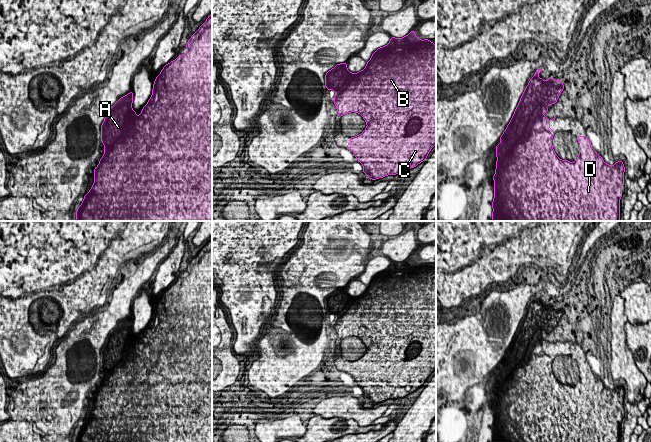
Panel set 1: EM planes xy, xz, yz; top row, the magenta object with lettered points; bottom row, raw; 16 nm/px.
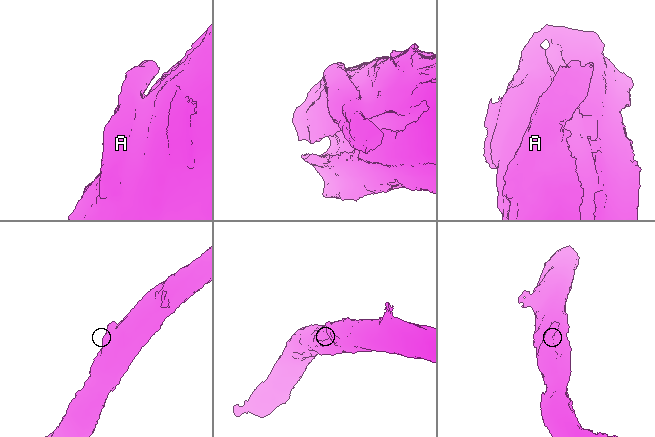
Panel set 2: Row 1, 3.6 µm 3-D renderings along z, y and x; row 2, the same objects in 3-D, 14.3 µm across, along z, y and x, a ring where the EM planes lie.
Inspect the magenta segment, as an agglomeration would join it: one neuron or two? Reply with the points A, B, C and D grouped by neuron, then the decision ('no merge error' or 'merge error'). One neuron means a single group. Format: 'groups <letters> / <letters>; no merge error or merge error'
groups A / B C D; merge error

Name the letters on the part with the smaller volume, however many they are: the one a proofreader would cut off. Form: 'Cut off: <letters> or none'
Cut off: A

